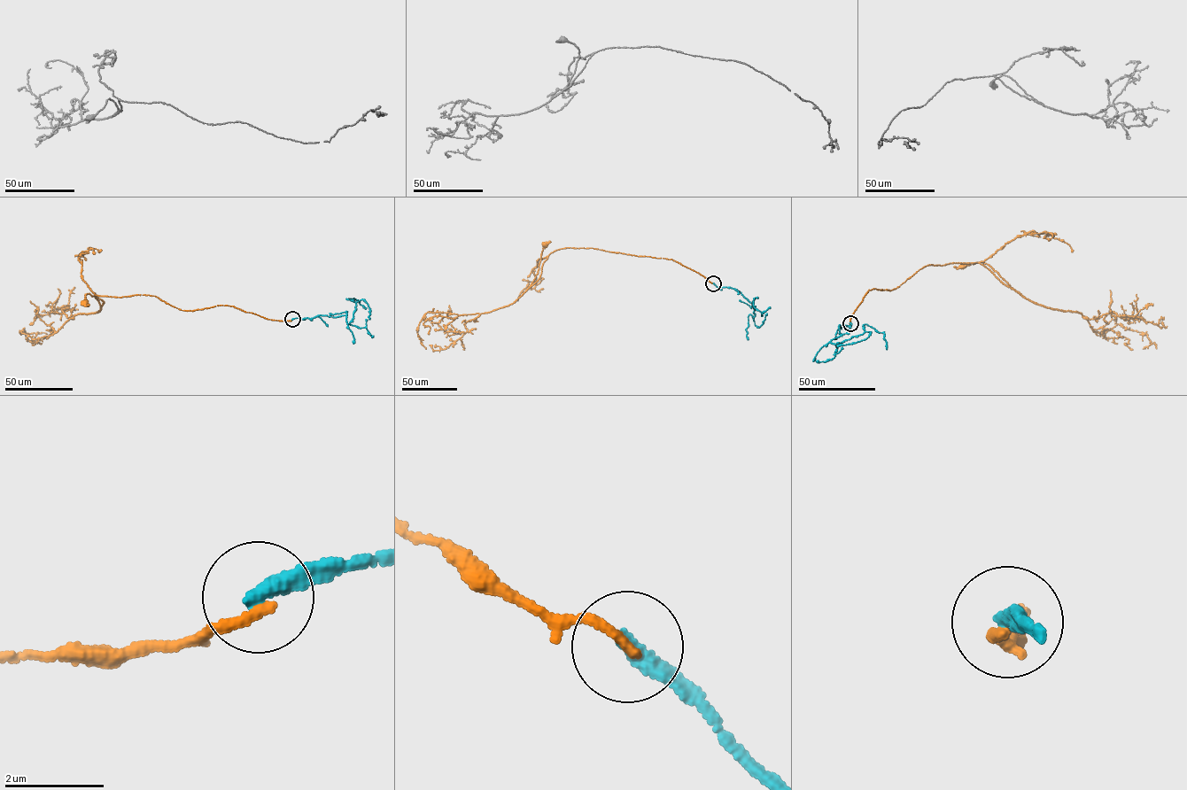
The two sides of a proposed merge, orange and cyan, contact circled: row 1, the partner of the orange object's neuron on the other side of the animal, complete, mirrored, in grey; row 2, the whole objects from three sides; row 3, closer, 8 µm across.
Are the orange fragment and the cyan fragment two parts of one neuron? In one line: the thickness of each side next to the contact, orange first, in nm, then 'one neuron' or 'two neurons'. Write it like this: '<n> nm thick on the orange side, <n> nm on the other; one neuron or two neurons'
200 nm thick on the orange side, 360 nm on the other; two neurons

